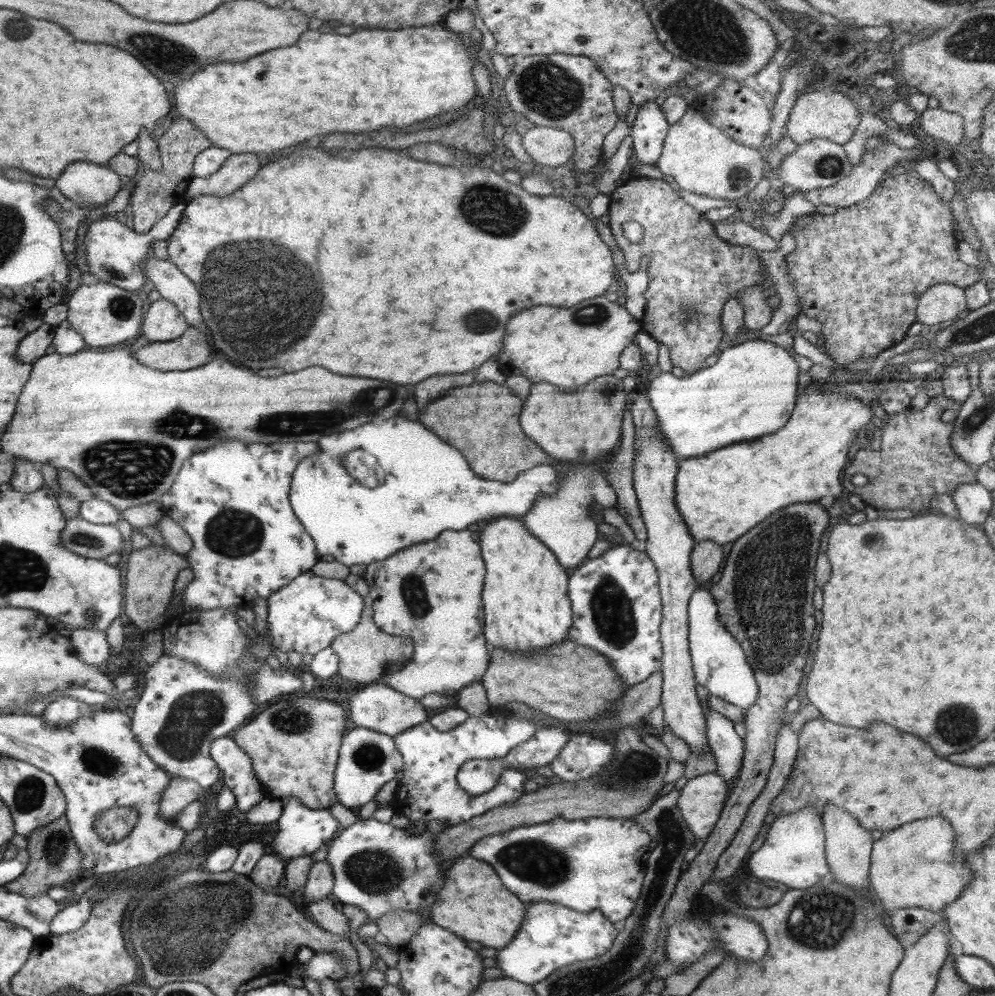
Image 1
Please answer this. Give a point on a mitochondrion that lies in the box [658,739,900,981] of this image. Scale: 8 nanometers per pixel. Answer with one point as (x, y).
(815, 929)

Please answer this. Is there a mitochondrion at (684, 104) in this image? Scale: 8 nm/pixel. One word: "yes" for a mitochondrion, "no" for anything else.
no

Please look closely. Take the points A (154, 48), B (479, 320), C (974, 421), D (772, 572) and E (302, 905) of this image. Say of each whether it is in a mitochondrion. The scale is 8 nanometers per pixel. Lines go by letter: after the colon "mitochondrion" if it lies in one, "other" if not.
A: mitochondrion
B: mitochondrion
C: mitochondrion
D: mitochondrion
E: other

